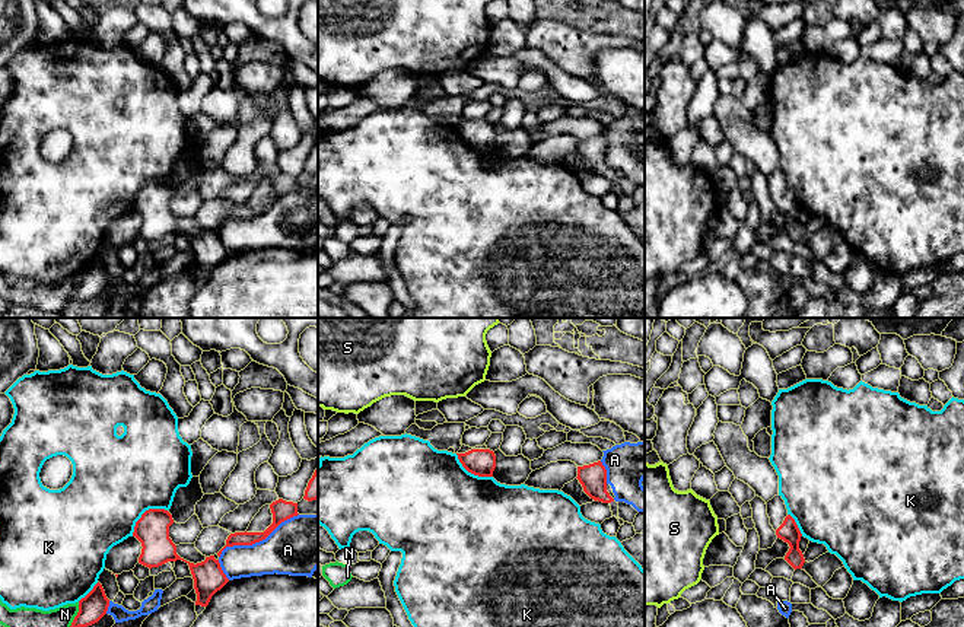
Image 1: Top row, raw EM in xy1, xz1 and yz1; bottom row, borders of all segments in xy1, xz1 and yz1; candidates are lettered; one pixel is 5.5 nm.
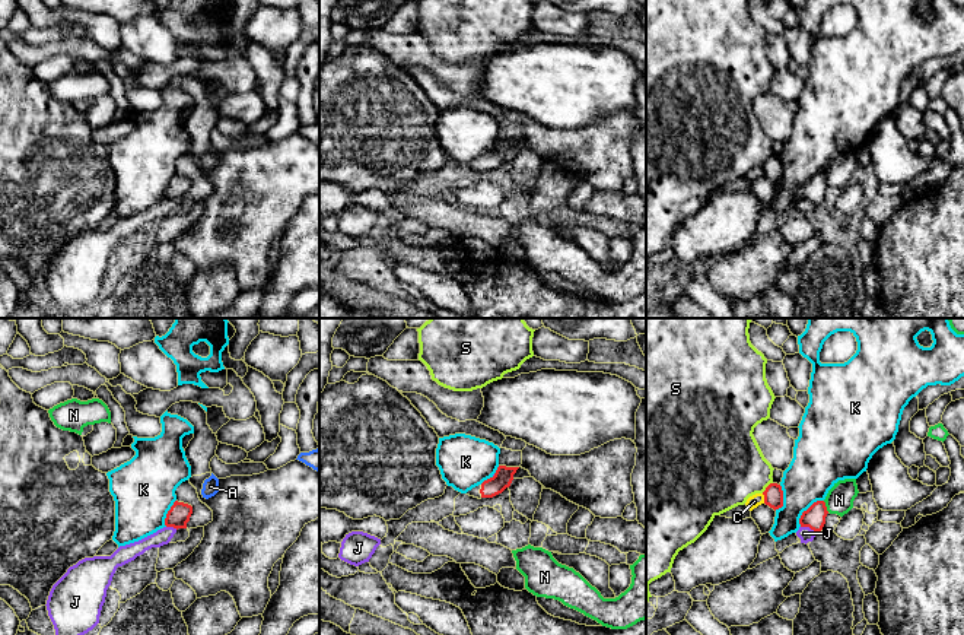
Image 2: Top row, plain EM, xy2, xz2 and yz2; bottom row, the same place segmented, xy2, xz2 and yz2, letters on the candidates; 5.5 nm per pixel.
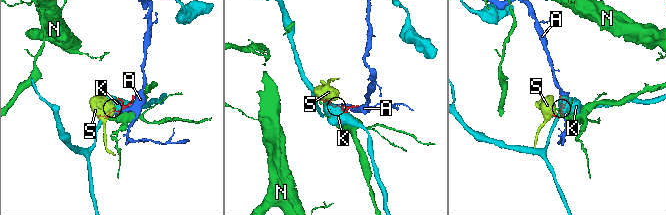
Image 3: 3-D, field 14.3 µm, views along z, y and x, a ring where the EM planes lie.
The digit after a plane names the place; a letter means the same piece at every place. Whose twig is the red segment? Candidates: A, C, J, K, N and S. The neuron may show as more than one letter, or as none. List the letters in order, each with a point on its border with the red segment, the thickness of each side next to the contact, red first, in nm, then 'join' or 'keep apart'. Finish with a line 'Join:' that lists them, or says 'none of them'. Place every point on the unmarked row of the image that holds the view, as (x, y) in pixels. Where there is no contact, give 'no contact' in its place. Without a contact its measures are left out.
A: xy1 (257, 215) | 120/320 nm | keep apart
C: yz2 (764, 171) | 110/70 nm | keep apart
J: yz2 (808, 199) | 120/80 nm | keep apart
K: xy1 (143, 187) | 190/480 nm | keep apart
N: xy1 (76, 289) | 150/160 nm | keep apart
S: yz2 (766, 161) | 110/420 nm | keep apart
Join: none of them

